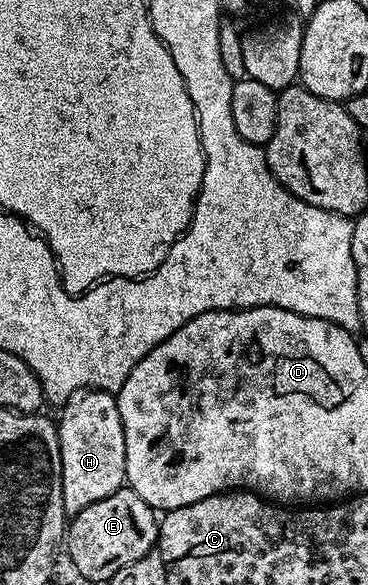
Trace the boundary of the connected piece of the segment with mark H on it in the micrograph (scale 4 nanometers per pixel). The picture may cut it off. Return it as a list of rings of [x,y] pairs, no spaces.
[[[107,390],[75,392],[60,410],[57,431],[63,476],[63,508],[66,515],[72,516],[126,485],[123,420],[119,416],[116,397]]]

